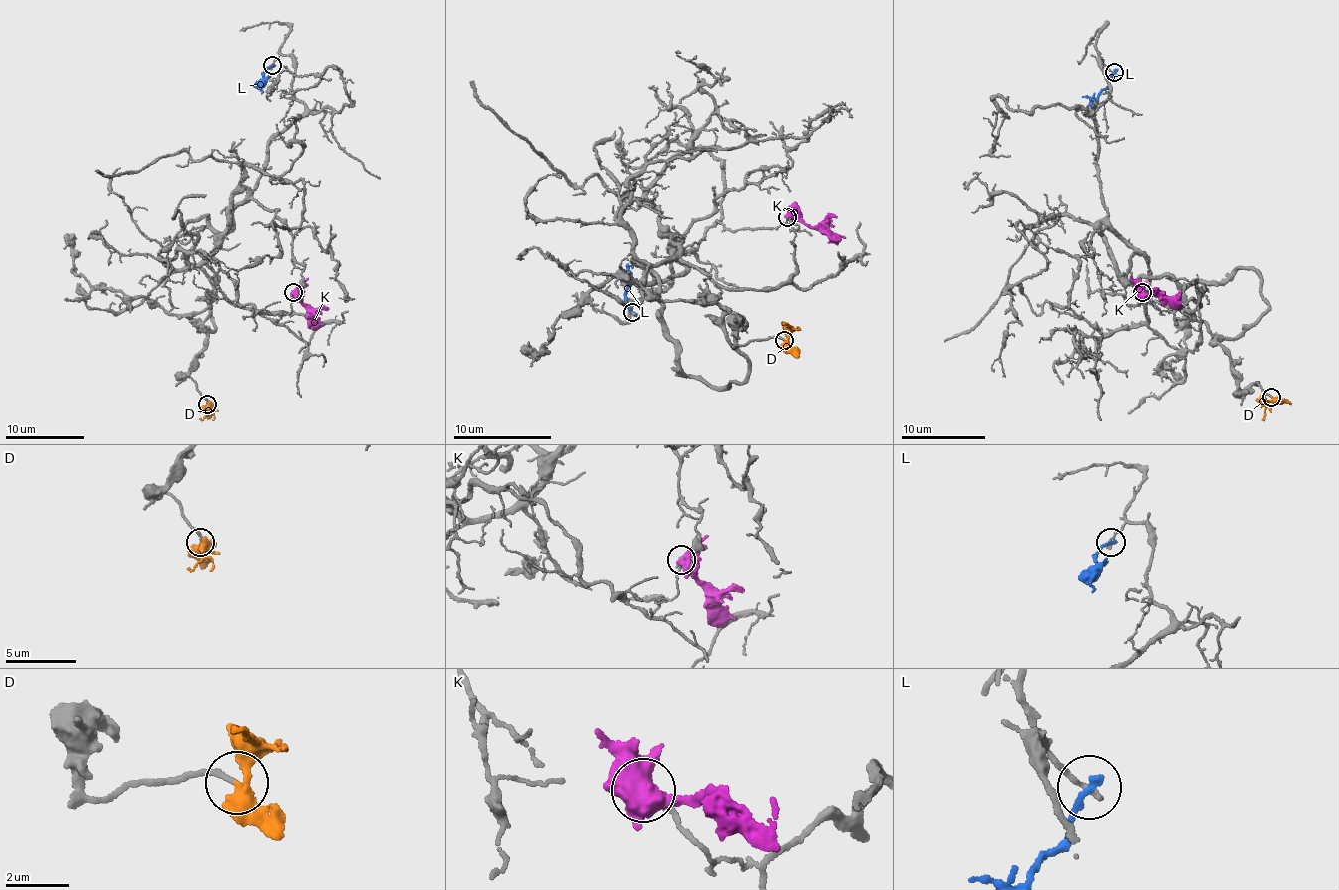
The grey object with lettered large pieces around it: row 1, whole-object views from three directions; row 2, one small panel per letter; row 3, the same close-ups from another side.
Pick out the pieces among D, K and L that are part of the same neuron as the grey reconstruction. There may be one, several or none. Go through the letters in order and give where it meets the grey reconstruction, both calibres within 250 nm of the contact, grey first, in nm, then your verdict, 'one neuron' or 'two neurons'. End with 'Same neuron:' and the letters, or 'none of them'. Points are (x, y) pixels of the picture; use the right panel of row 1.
D: contact (1271, 397); calibres 180 and 340 nm; one neuron
K: contact (1142, 292); calibres 150 and 600 nm; two neurons
L: contact (1114, 72); calibres 160 and 240 nm; two neurons
Same neuron: D

